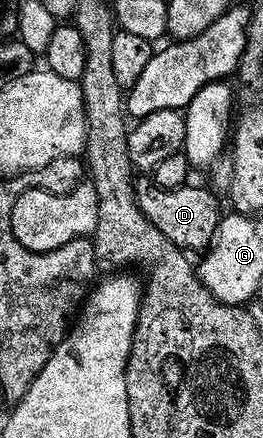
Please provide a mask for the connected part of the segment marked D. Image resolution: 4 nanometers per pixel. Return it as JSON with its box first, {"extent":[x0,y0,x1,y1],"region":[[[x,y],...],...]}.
{"extent":[133,176,223,251],"region":[[[141,176],[134,181],[133,192],[137,207],[147,221],[174,246],[186,251],[204,251],[216,232],[217,224],[223,217],[223,209],[217,201],[218,195],[212,189],[186,184],[174,190],[154,186],[148,177]]]}

